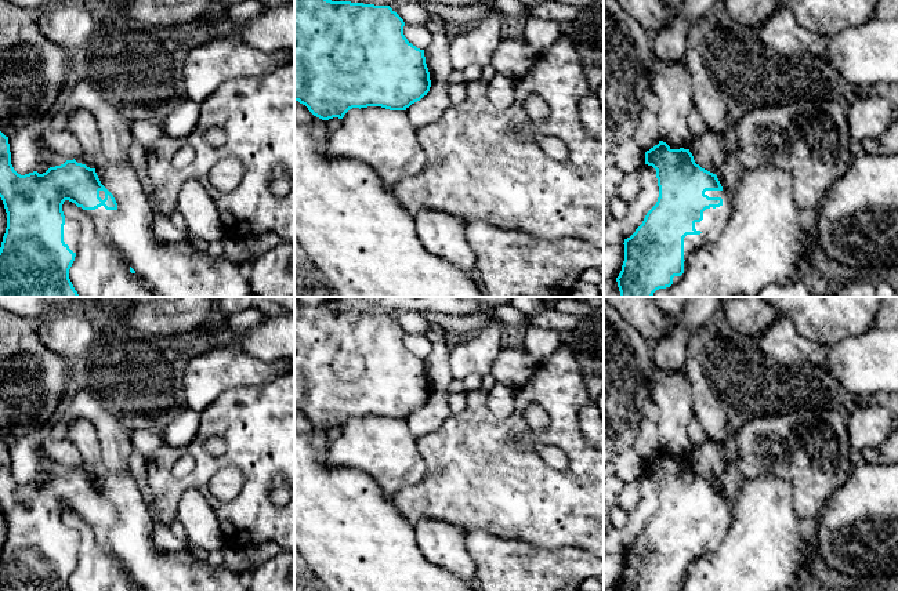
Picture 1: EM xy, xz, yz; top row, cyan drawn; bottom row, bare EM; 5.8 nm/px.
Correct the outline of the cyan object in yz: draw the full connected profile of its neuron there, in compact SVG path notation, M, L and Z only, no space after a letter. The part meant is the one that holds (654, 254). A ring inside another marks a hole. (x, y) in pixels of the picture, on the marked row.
M659 141L645 152L645 164L656 170L659 197L642 224L624 239L624 261L616 278L620 297L652 297L656 290L677 283L684 273L688 257L695 250L714 243L729 215L729 199L717 175L696 164L689 149L671 149L666 142Z

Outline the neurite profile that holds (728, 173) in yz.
M727 142L723 144L723 163L718 167L716 175L723 186L723 191L727 192L729 202L736 193L739 185L739 171L741 164L736 155L728 151Z

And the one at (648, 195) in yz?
M645 164L638 174L641 185L640 193L637 199L629 204L626 215L619 220L624 239L636 232L659 197L656 170L652 166Z

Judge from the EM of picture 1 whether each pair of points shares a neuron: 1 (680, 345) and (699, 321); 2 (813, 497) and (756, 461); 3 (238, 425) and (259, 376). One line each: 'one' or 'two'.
1: one
2: one
3: two

